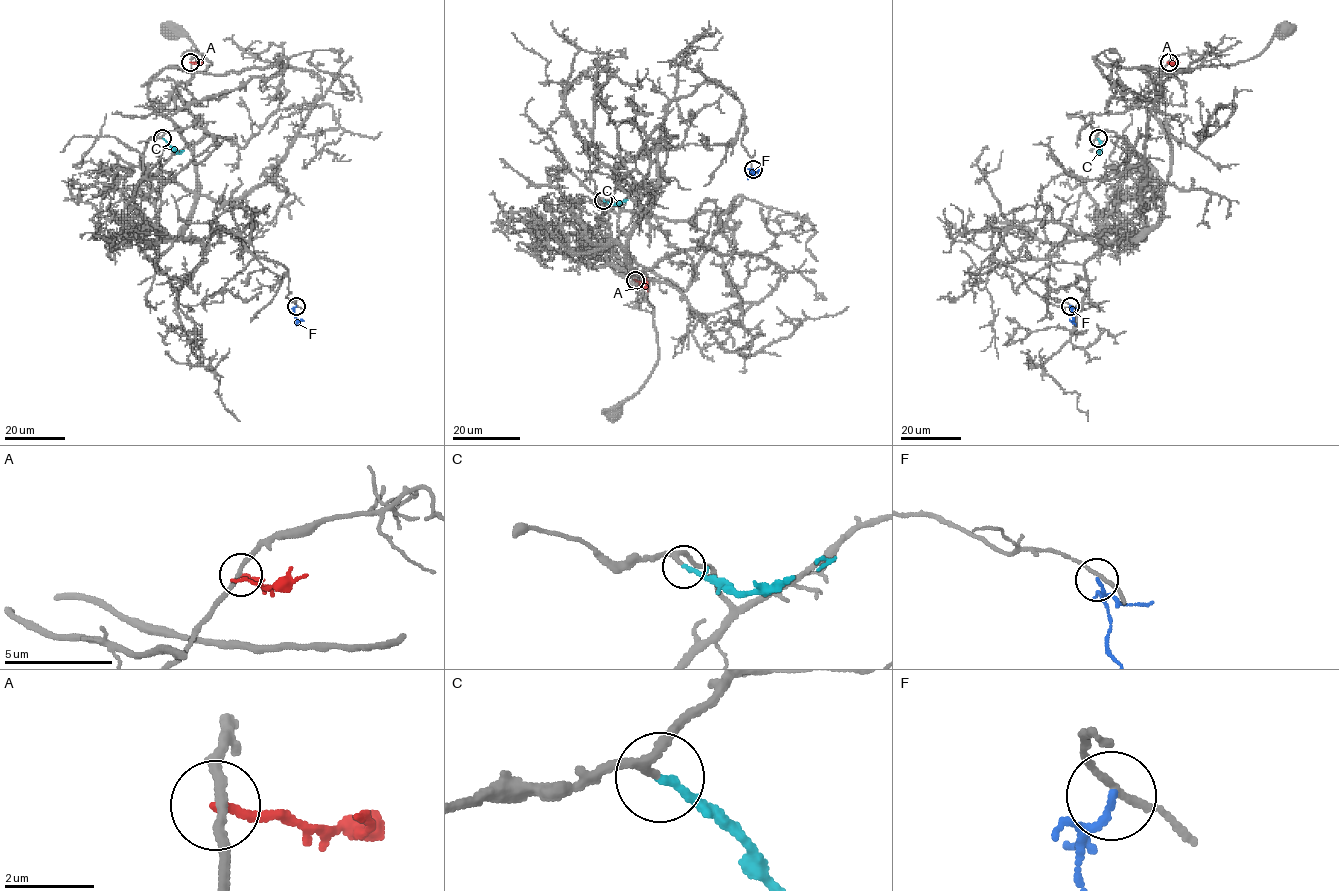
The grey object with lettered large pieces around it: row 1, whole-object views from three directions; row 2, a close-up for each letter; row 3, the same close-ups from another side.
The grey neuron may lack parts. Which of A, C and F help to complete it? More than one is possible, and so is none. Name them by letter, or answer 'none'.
C

